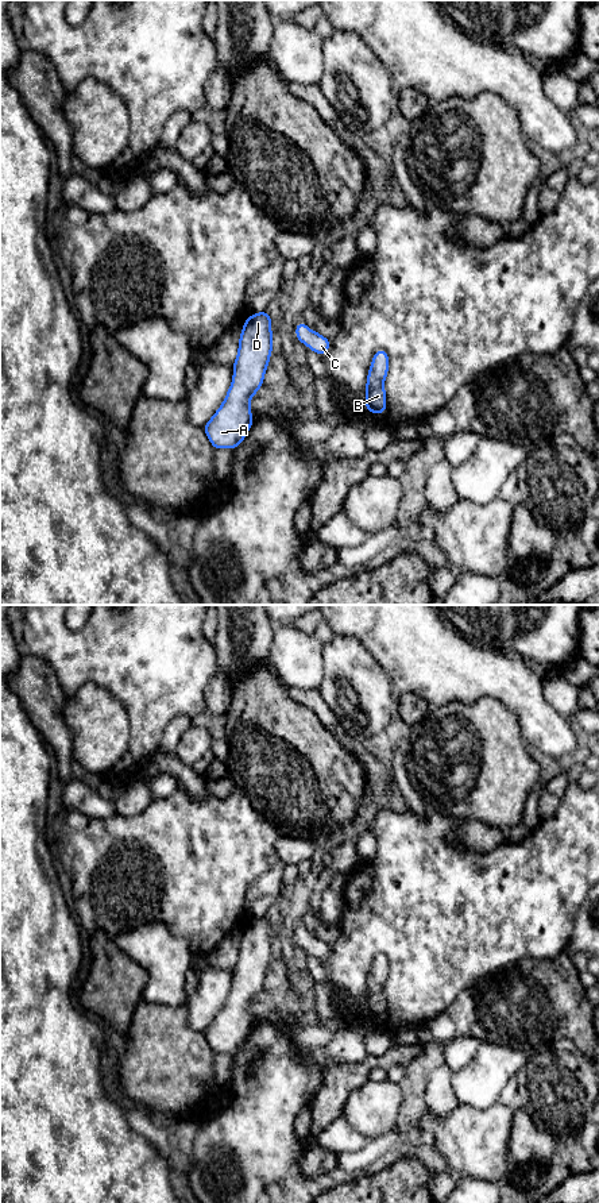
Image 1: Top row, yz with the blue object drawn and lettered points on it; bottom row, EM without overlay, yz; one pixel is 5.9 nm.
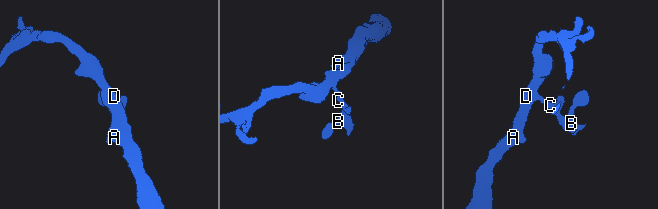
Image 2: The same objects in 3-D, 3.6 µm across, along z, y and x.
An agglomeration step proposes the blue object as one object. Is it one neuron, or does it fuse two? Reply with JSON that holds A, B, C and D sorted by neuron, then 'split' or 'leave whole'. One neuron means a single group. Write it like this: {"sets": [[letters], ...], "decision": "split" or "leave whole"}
{"sets": [["A", "B", "C", "D"]], "decision": "leave whole"}

